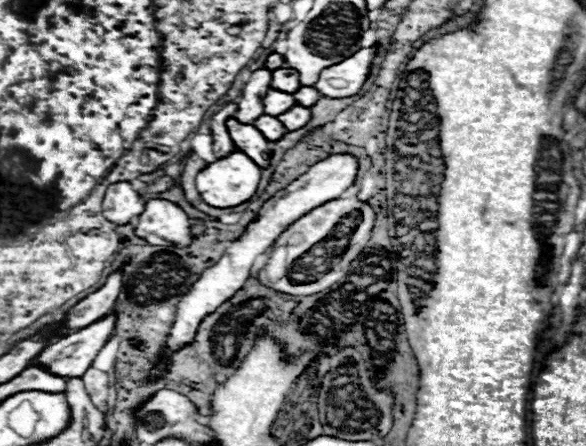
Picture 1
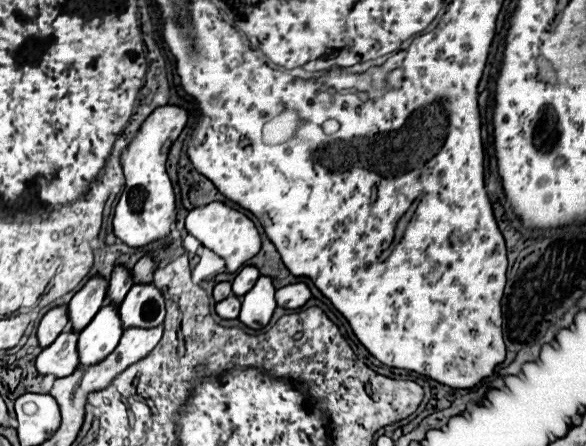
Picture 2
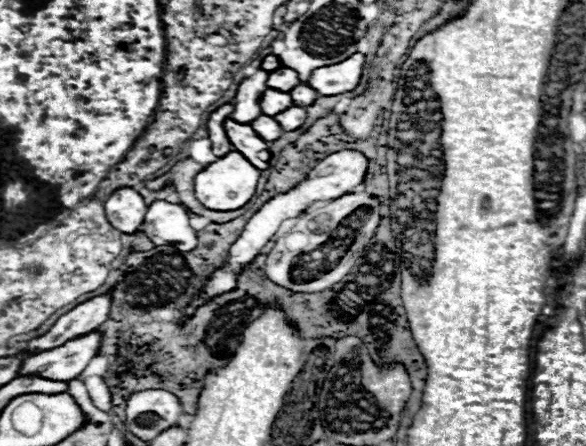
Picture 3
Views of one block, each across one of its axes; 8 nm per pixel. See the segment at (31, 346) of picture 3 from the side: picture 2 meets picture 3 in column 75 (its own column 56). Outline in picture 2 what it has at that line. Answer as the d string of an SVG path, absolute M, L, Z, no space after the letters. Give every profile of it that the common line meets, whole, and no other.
M58 306L52 308L40 322L38 326L38 342L40 348L46 348L48 344L52 344L52 340L56 340L56 336L60 336L60 332L64 332L68 324L68 310L66 306Z

